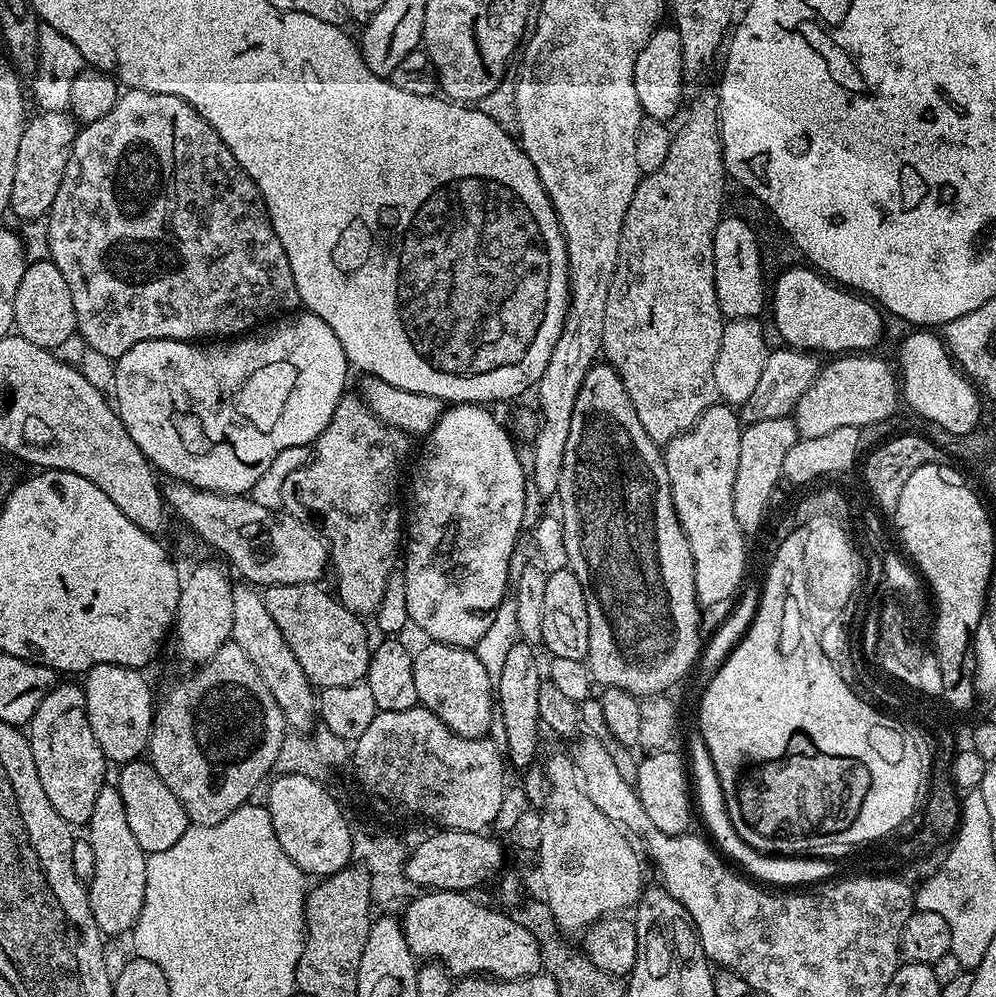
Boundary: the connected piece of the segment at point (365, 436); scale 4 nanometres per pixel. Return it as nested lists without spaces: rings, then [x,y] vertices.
[[[345,394],[341,396],[326,430],[322,430],[322,434],[314,441],[314,451],[311,453],[308,463],[302,465],[298,470],[294,470],[294,474],[290,474],[290,478],[286,478],[286,482],[282,482],[283,511],[290,513],[291,516],[299,520],[311,522],[318,529],[320,535],[324,537],[330,553],[330,572],[331,575],[336,575],[334,595],[342,606],[346,606],[346,610],[350,610],[355,616],[361,618],[371,617],[380,609],[380,603],[386,594],[386,582],[393,572],[397,571],[398,561],[402,556],[402,529],[406,524],[406,516],[403,511],[400,513],[400,475],[403,474],[404,463],[408,460],[408,443],[410,443],[410,437],[407,432],[400,432],[396,428],[381,422],[364,405],[364,401],[360,399],[359,395]]]

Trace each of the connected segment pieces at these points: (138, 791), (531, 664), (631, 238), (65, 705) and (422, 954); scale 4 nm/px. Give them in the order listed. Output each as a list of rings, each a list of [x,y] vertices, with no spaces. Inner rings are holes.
[[[141,758],[121,764],[118,772],[120,777],[114,780],[114,787],[122,794],[122,806],[126,806],[126,818],[138,846],[142,846],[146,854],[170,850],[170,846],[174,846],[174,842],[178,842],[178,838],[182,838],[182,834],[186,834],[190,827],[182,802],[174,798],[170,786],[166,786],[166,782],[158,778],[147,759]]]
[[[518,642],[510,646],[510,655],[502,666],[502,678],[494,685],[494,700],[498,705],[498,724],[504,727],[506,756],[518,767],[524,768],[536,756],[536,747],[540,744],[542,725],[538,714],[538,690],[542,683],[542,664],[536,657],[537,649],[533,645]]]
[[[715,91],[704,92],[683,113],[684,121],[680,129],[675,129],[670,142],[670,154],[666,154],[666,162],[658,166],[658,170],[641,175],[640,184],[634,190],[634,198],[624,215],[622,234],[618,246],[618,262],[614,266],[614,278],[610,278],[610,294],[606,294],[606,322],[602,326],[602,356],[611,364],[614,371],[622,378],[622,386],[626,386],[626,394],[630,394],[630,402],[638,414],[638,422],[642,422],[642,430],[650,434],[656,444],[667,446],[674,437],[687,432],[698,422],[698,418],[706,409],[717,403],[716,383],[714,382],[714,362],[718,358],[718,346],[722,346],[722,330],[726,318],[720,313],[718,294],[714,282],[714,234],[716,227],[725,215],[724,209],[724,151],[720,141],[720,98]]]
[[[57,683],[48,691],[46,698],[42,698],[42,706],[34,710],[26,725],[26,735],[34,754],[38,779],[42,781],[42,790],[46,790],[46,798],[50,798],[50,806],[62,814],[66,823],[87,825],[90,814],[94,814],[98,790],[106,786],[106,761],[102,746],[98,746],[98,738],[94,738],[94,730],[90,730],[83,687],[79,683]]]
[[[425,891],[417,895],[407,905],[408,908],[402,915],[404,925],[404,937],[408,943],[408,949],[421,961],[436,961],[444,965],[453,977],[472,978],[477,974],[483,974],[488,978],[498,980],[527,980],[535,976],[542,968],[542,954],[540,943],[522,926],[522,922],[515,915],[507,916],[496,908],[487,908],[475,900],[475,895],[467,892],[437,892]]]

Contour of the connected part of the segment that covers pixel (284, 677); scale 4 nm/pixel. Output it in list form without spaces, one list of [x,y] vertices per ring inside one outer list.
[[[247,582],[237,583],[232,593],[234,594],[234,626],[231,643],[242,646],[246,658],[254,662],[262,682],[266,682],[270,694],[274,694],[274,702],[278,702],[282,710],[285,725],[297,733],[307,733],[309,731],[307,728],[312,723],[315,725],[318,720],[317,689],[306,678],[306,670],[302,670],[298,658],[294,658],[294,650],[286,646],[286,638],[282,638],[282,630],[278,630],[274,618],[270,618],[270,610],[266,610],[263,595]]]

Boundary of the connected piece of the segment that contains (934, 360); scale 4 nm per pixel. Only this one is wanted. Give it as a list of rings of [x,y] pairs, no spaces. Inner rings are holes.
[[[912,330],[908,337],[900,344],[900,368],[898,364],[898,376],[902,381],[902,396],[908,399],[908,404],[924,420],[937,424],[941,433],[949,436],[964,436],[968,432],[977,431],[980,420],[980,400],[977,389],[971,380],[964,375],[952,358],[943,339],[936,336],[932,330]]]

